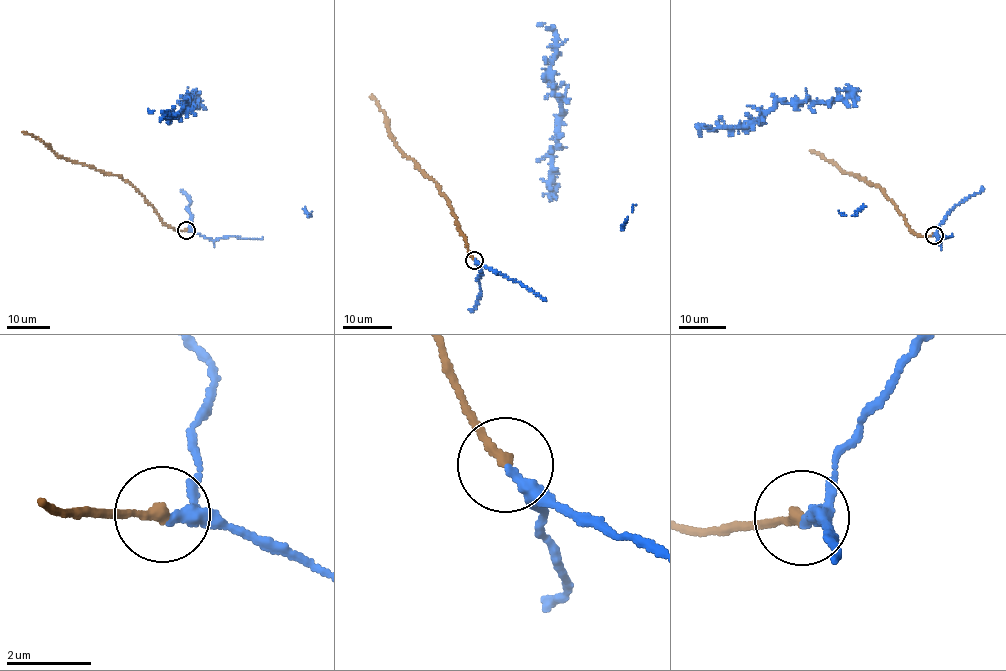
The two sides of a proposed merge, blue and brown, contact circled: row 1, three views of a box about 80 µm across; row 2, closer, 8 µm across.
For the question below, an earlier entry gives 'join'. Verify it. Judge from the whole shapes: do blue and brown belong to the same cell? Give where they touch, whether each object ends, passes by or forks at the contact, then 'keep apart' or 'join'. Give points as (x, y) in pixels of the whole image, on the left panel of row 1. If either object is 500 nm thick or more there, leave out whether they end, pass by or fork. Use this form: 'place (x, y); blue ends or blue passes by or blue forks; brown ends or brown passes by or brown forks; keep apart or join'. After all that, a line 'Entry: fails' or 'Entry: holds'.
place (186, 230); blue passes by; brown ends; join
Entry: holds

